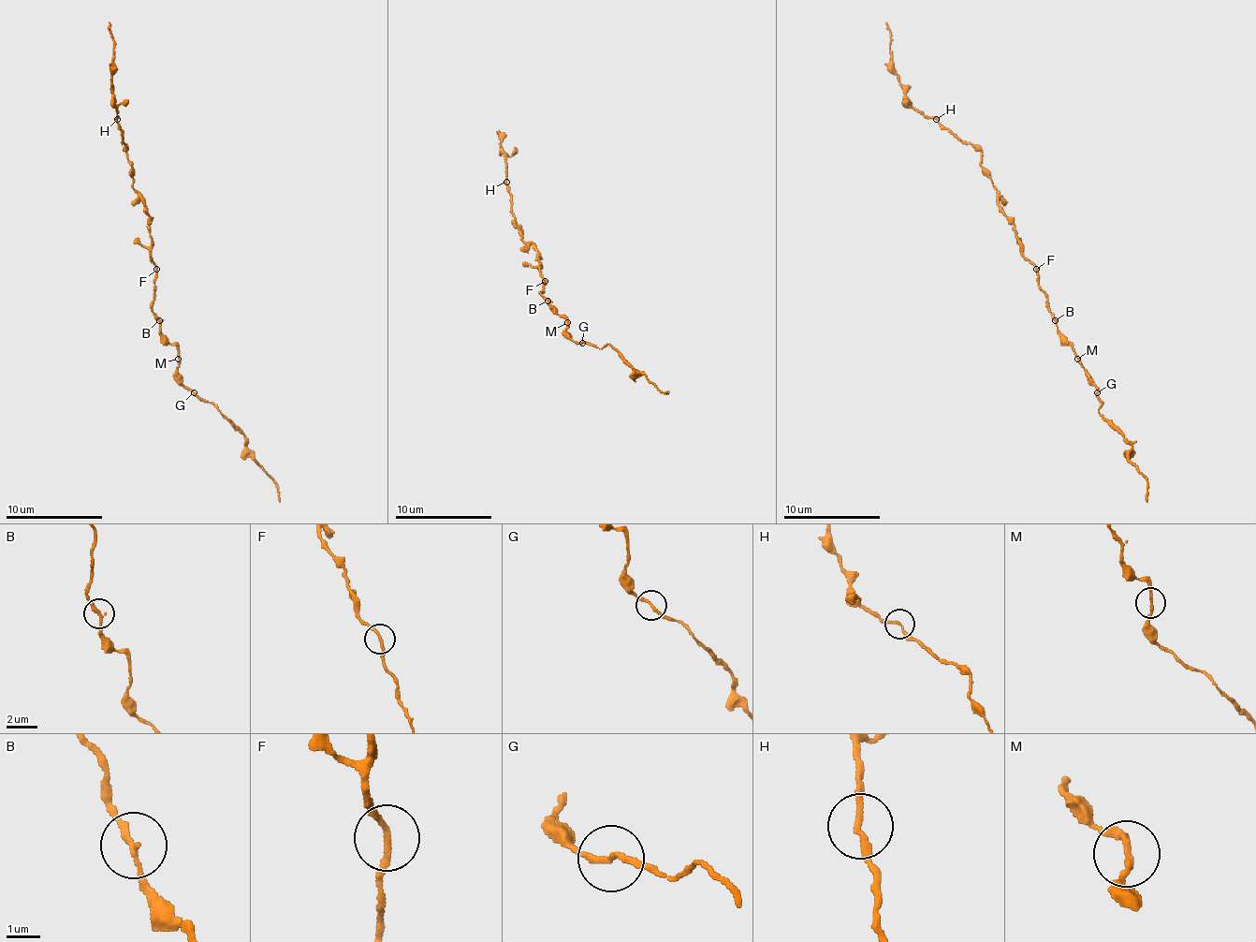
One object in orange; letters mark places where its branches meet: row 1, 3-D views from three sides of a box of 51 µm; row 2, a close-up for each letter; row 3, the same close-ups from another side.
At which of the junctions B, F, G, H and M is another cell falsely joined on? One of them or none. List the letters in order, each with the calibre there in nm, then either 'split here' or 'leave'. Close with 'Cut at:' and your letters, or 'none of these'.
B: 170 nm thick; leave
F: 170 nm thick; leave
G: 170 nm thick; leave
H: 160 nm thick; leave
M: 150 nm thick; leave
Cut at: none of these

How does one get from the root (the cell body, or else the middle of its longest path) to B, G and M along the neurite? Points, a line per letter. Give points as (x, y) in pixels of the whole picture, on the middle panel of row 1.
B: (545, 281), (540, 293), (547, 301)
G: (545, 281), (540, 293), (567, 320), (567, 334), (575, 342), (581, 342)
M: (545, 281), (540, 293), (567, 322)

